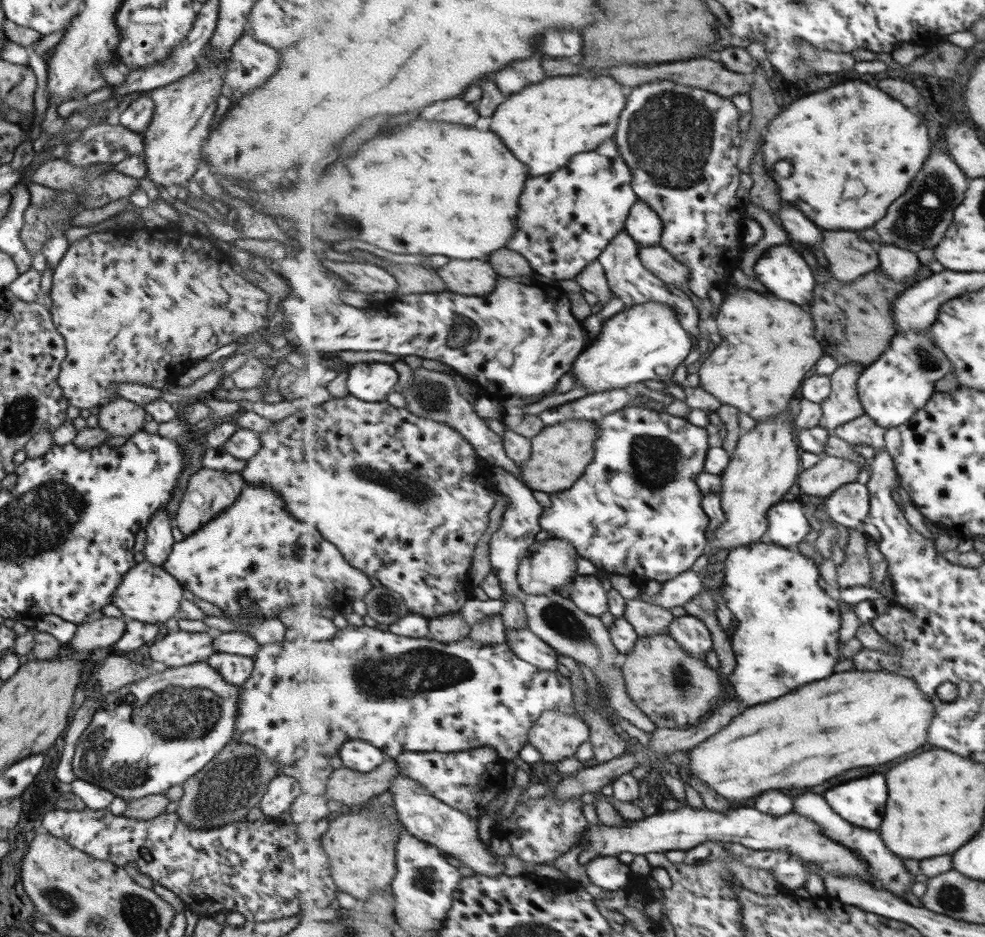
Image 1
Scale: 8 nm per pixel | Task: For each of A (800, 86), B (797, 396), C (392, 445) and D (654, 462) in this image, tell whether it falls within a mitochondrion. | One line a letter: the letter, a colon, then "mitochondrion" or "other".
A: other
B: other
C: other
D: mitochondrion

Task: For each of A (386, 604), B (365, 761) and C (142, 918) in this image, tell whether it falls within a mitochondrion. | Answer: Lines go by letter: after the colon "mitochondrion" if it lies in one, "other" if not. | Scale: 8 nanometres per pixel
A: mitochondrion
B: other
C: mitochondrion

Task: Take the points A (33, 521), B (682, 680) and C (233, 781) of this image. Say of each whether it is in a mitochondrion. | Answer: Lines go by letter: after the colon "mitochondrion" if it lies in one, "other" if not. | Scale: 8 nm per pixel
A: mitochondrion
B: mitochondrion
C: mitochondrion

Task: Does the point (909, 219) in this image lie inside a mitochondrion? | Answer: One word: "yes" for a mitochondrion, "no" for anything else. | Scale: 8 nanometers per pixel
yes

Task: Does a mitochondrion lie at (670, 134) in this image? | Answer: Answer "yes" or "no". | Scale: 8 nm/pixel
yes

